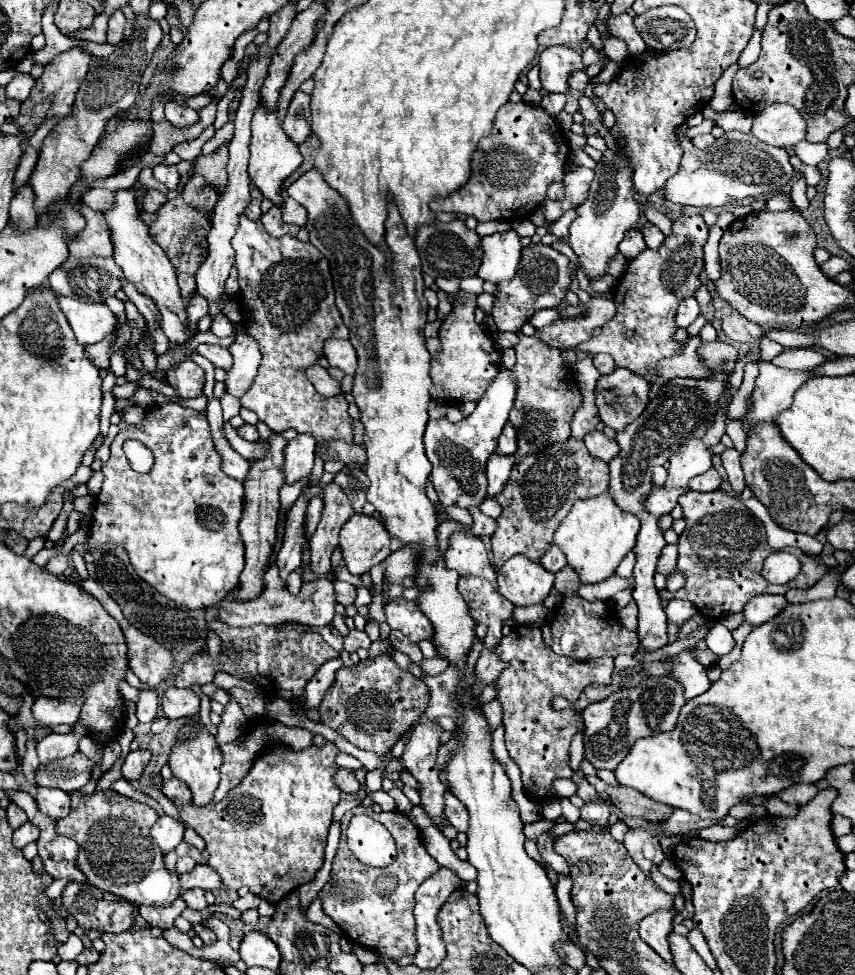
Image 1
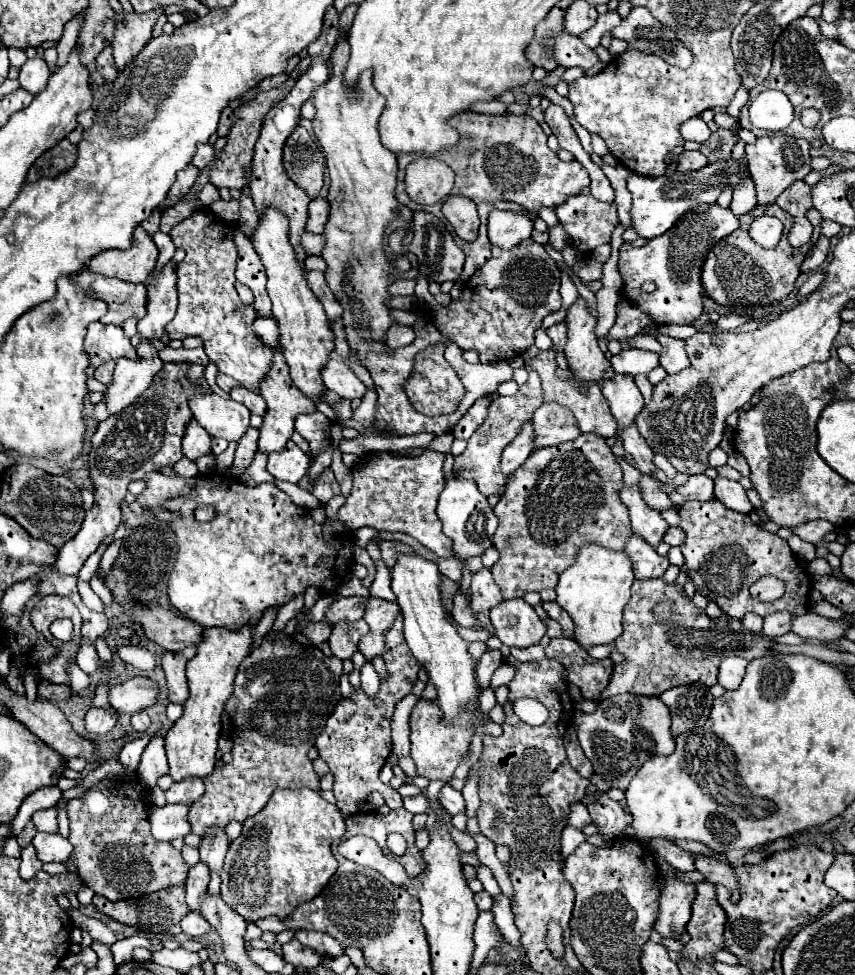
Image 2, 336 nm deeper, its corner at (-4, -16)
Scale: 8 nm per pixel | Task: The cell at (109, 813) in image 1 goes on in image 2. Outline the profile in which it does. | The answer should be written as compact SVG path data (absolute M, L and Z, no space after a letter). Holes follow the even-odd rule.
M122 780L120 786L110 788L100 782L66 804L70 820L68 840L74 846L66 866L72 864L84 886L112 902L182 886L188 878L188 864L182 860L180 852L174 850L170 842L154 840L146 820L148 794L134 786L142 784Z

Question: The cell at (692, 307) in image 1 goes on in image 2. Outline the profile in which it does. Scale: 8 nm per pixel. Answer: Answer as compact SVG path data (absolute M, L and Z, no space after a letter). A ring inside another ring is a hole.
M656 336L656 340L662 344L662 352L660 352L660 366L664 366L664 370L668 374L674 374L682 368L686 368L688 356L684 350L684 340L678 338L670 338L670 336Z

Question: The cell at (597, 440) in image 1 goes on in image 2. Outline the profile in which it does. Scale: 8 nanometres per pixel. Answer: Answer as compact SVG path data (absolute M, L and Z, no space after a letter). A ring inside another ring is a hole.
M634 484L634 486L622 486L620 490L620 500L628 506L630 510L630 522L632 522L632 530L642 536L648 544L656 546L666 530L670 528L668 522L662 518L662 514L654 508L650 508L644 498L642 498L642 492L640 492L640 486Z

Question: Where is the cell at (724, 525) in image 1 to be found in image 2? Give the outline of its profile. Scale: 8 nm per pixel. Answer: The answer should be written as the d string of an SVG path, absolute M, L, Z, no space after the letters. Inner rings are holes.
M718 500L686 502L678 508L678 514L682 518L680 526L686 532L686 542L682 544L686 574L694 582L696 590L710 602L716 602L722 612L732 618L742 618L748 612L760 616L774 612L790 612L792 616L806 614L810 606L812 578L782 538L766 532L762 526L756 526L746 514L724 508ZM762 576L780 578L786 584L784 596L774 602L752 598L748 588Z

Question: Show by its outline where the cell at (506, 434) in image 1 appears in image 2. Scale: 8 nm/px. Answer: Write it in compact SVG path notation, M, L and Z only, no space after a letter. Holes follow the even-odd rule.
M542 404L534 412L532 426L534 426L534 450L568 442L580 436L572 412L560 404Z

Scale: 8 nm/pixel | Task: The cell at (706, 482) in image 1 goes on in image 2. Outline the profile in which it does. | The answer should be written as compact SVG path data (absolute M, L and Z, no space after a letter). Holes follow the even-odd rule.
M698 474L698 476L690 476L686 484L678 486L672 494L670 494L670 500L680 506L688 500L712 500L714 498L714 482L704 476L704 474Z

